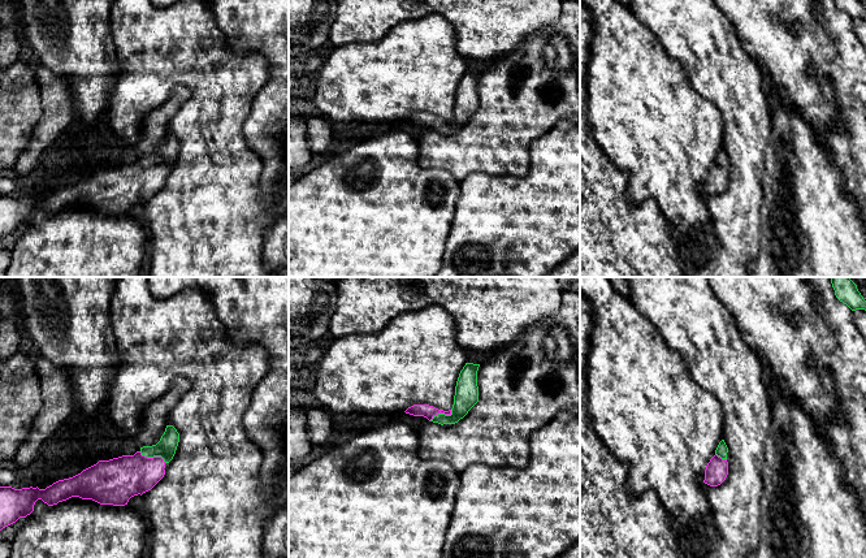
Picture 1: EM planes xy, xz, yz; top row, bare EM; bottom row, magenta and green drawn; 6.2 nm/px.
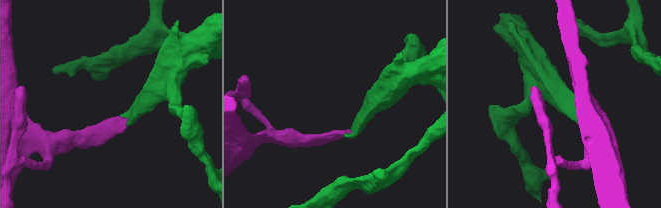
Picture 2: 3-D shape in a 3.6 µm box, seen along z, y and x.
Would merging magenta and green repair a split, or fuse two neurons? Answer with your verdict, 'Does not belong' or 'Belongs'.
Belongs

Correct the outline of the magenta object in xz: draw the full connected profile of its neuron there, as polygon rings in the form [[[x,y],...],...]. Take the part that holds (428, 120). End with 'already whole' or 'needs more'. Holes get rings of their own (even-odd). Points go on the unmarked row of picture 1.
[[[466,72],[460,79],[451,118],[443,120],[429,113],[413,113],[404,121],[413,125],[424,125],[429,130],[438,131],[441,134],[458,131],[479,111],[479,75],[480,73]]] | needs more

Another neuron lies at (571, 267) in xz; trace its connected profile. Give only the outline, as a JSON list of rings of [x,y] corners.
[[[580,251],[571,255],[563,264],[544,277],[580,277]]]

